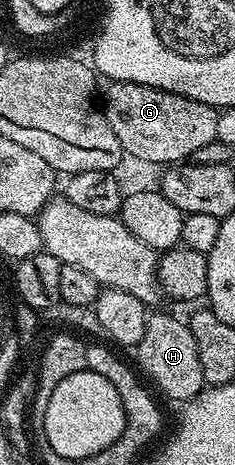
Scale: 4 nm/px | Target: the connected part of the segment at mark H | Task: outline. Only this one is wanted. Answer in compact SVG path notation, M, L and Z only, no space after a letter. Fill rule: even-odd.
M151 315L144 326L144 338L140 338L136 355L140 372L142 367L141 375L168 399L185 402L203 391L206 379L200 370L200 354L196 354L196 338L192 338L192 330L185 319Z

